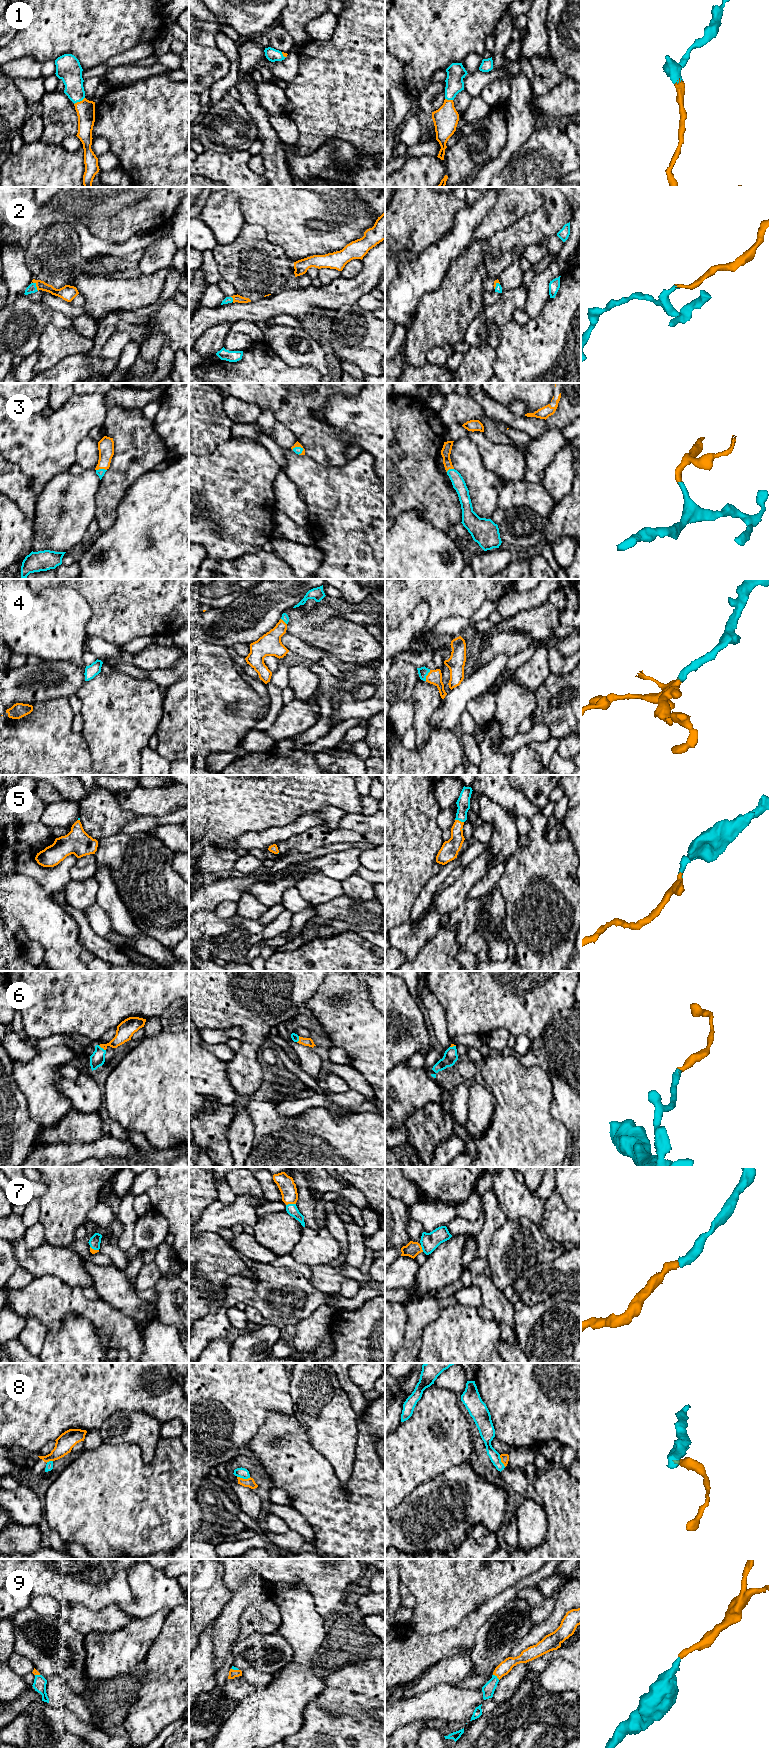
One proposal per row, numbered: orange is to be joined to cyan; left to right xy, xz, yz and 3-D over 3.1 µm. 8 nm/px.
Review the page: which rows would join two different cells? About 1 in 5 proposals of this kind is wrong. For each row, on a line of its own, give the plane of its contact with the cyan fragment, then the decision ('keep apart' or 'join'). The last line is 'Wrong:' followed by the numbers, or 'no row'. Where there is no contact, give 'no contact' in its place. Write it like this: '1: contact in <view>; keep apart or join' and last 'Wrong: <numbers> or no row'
1: contact in xy; join
2: contact in xy; join
3: contact in xy; join
4: contact in yz; join
5: contact in yz; join
6: contact in xy; join
7: contact in xz; join
8: contact in xz; keep apart
9: contact in yz; join
Wrong: 8

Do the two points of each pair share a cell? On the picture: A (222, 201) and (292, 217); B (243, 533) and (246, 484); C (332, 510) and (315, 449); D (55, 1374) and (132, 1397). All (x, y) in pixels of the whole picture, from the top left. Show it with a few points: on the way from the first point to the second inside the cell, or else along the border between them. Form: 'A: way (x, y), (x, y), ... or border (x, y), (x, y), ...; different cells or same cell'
A: border (238, 197), (240, 210), (246, 222); different cells
B: way (243, 521), (243, 496); same cell
C: border (305, 454), (326, 466), (342, 465); different cells
D: way (74, 1374), (82, 1381), (113, 1381); same cell

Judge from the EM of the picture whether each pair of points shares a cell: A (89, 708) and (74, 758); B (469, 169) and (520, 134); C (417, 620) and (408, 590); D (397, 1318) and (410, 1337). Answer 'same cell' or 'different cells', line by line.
A: different cells
B: different cells
C: different cells
D: different cells

